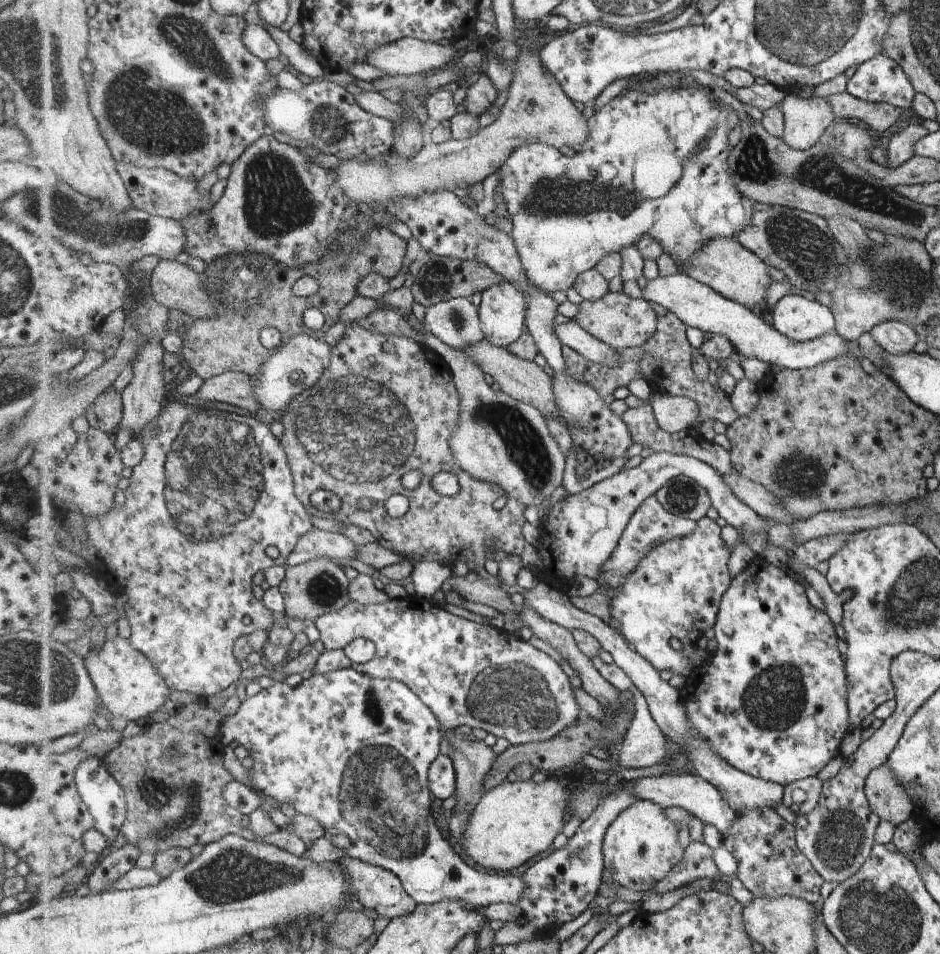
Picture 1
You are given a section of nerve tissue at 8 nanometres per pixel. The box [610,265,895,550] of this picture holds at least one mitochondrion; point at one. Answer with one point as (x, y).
(799, 475)

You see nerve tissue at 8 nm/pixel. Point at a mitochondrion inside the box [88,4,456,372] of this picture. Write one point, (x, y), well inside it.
(276, 198)

